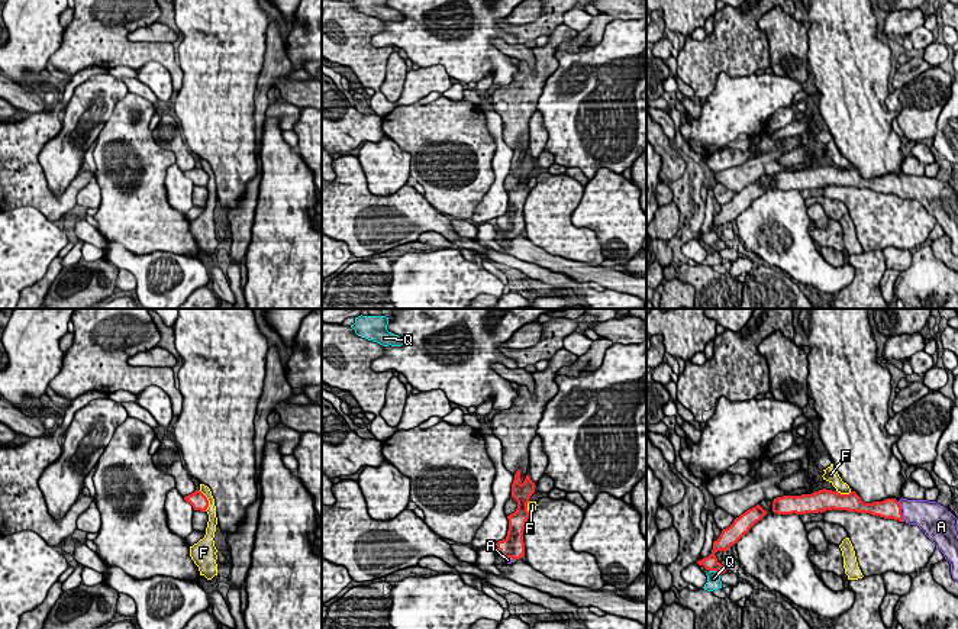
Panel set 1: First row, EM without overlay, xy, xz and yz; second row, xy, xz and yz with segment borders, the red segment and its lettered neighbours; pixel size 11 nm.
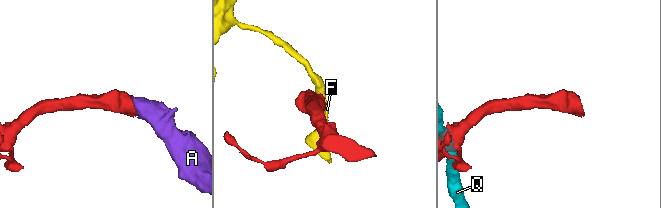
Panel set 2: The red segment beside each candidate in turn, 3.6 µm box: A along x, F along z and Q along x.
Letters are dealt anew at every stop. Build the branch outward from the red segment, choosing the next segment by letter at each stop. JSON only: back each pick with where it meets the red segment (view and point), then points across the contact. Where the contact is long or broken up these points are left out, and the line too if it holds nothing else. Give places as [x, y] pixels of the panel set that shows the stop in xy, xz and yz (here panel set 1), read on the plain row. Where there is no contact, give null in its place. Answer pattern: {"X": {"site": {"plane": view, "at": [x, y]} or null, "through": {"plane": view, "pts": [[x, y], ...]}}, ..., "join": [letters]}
{"A": {"site": {"plane": "yz", "at": [899, 180]}, "through": {"plane": "yz", "pts": [[890, 183], [899, 180], [906, 180], [915, 187]]}}, "join": ["A"]}

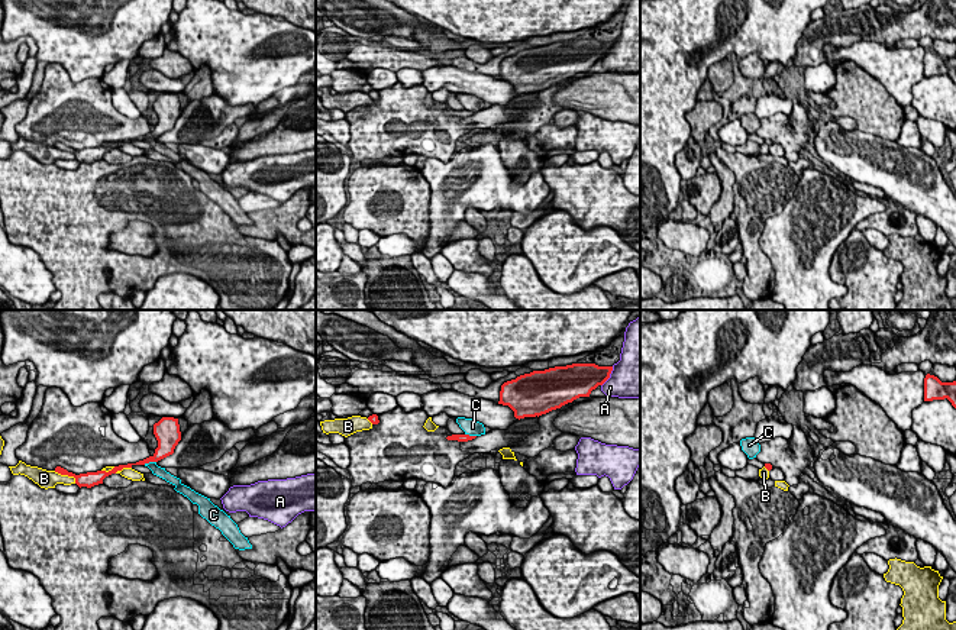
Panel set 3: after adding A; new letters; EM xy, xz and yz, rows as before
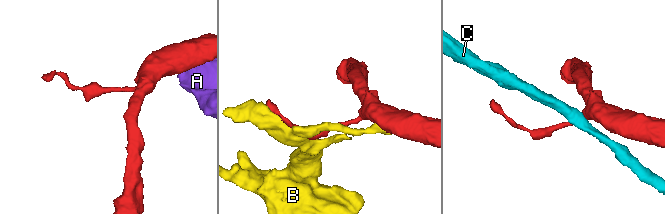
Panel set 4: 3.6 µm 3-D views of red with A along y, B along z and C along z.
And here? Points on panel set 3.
{"join": []}

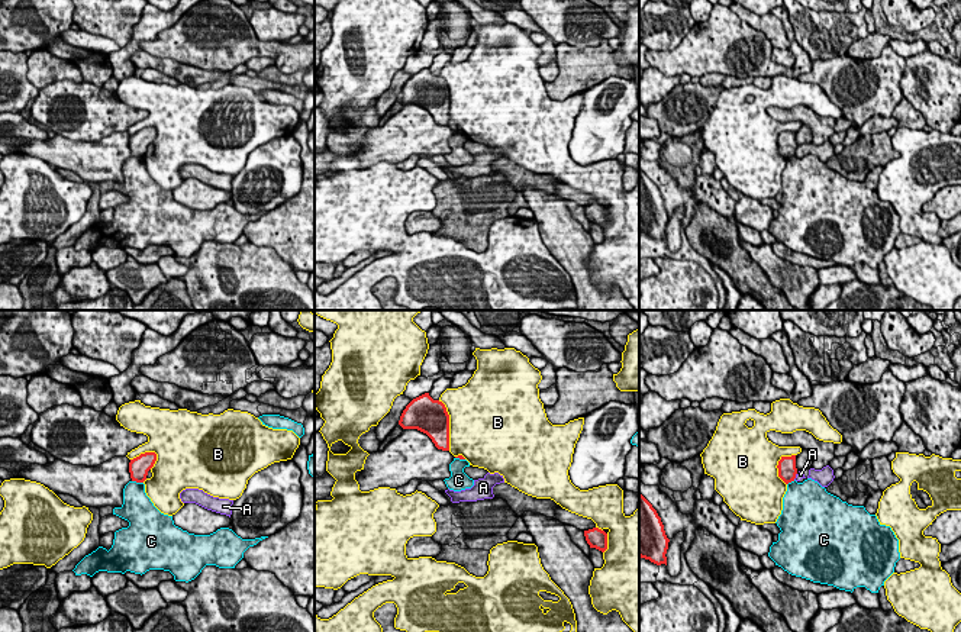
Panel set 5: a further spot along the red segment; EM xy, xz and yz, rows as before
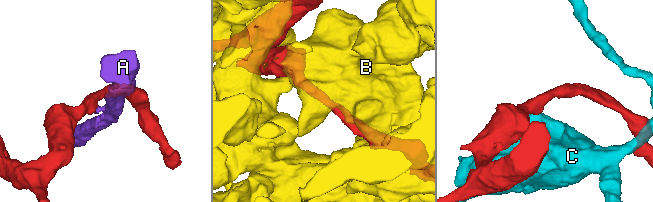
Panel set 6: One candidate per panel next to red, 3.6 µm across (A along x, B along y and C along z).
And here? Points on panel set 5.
{"join": []}

